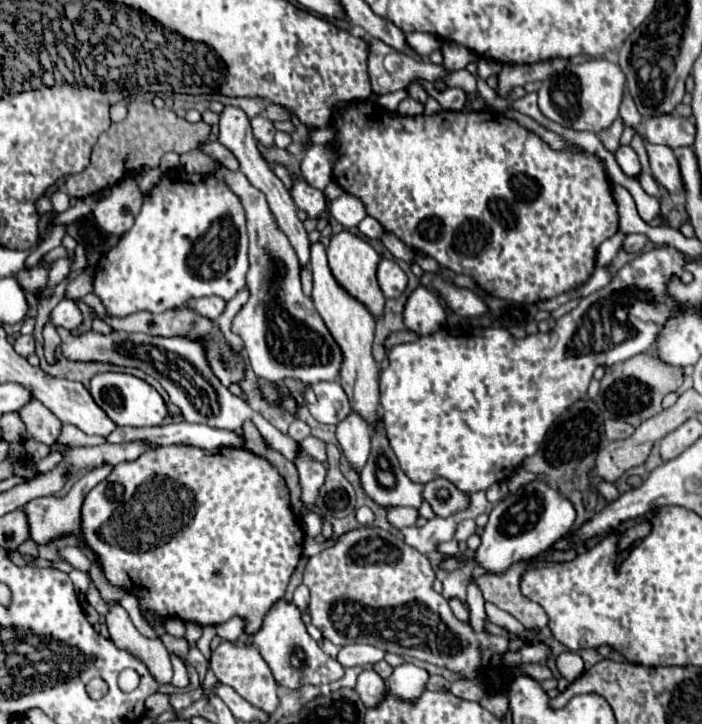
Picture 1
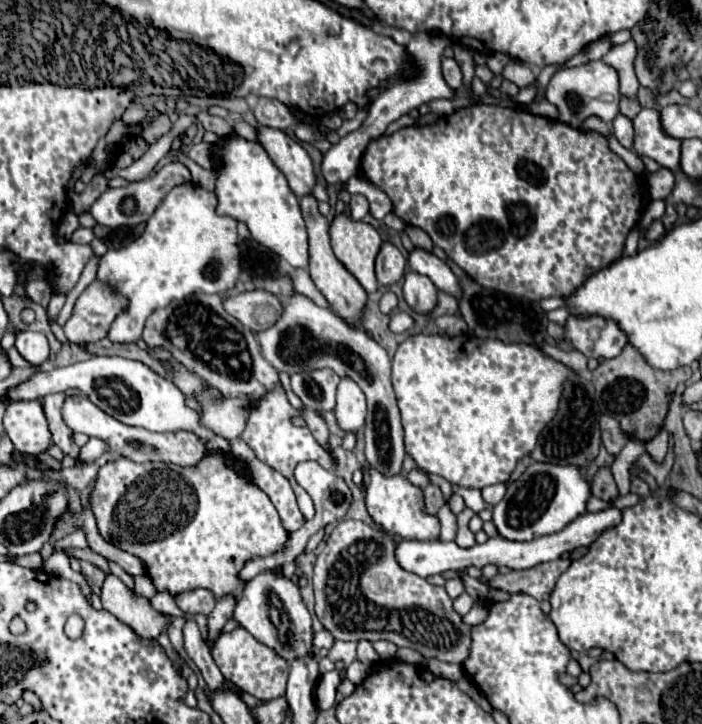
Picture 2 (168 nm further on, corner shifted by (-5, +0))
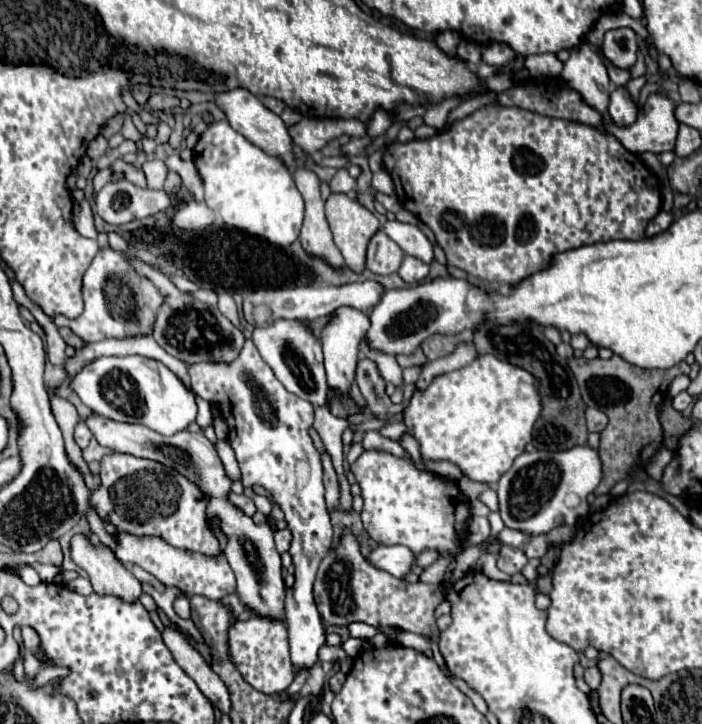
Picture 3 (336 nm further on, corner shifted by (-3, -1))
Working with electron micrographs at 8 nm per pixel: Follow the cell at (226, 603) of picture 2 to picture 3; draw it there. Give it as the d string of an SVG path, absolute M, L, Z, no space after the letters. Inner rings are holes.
M289 529L277 531L275 539L277 539L277 553L279 553L279 555L283 555L283 553L289 551L289 547L291 547L291 537L293 537L293 535L291 535Z

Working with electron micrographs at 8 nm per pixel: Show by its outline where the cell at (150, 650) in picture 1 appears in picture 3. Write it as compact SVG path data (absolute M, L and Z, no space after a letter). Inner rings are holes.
M75 535L71 541L71 557L87 571L95 593L123 597L123 601L141 599L141 583L117 561L117 557L107 547L95 549L85 535Z

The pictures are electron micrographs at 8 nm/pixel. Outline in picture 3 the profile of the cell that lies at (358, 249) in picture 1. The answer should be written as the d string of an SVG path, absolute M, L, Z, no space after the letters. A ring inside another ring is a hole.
M331 193L331 197L327 199L325 203L325 213L327 213L327 223L329 223L329 229L333 233L333 241L337 245L337 249L341 251L347 267L353 271L353 273L363 273L365 271L365 253L367 253L367 245L371 241L371 237L379 231L381 223L377 221L377 217L373 213L369 213L361 203L349 199L347 195L339 193Z

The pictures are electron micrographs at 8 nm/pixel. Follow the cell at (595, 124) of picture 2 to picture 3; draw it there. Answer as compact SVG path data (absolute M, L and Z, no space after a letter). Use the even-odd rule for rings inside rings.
M651 95L647 103L639 109L637 121L629 127L605 129L615 135L617 141L631 153L655 153L661 155L665 151L675 149L679 123L673 115L675 101L665 95Z

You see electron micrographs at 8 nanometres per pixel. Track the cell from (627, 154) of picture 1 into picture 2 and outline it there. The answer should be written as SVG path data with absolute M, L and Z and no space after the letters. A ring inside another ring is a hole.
M617 114L615 120L613 120L613 136L625 146L625 148L631 148L633 146L633 122L623 116L623 114Z

